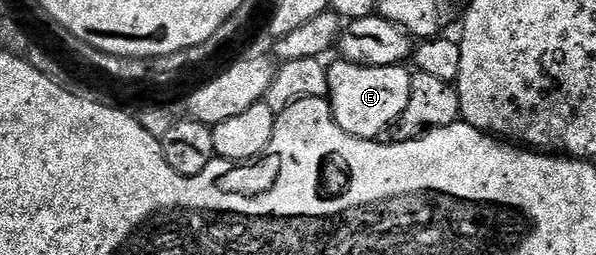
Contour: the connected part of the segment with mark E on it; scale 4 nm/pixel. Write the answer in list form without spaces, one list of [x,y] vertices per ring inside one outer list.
[[[336,60],[336,63],[327,67],[328,71],[328,94],[327,99],[332,108],[332,121],[355,138],[376,140],[387,131],[388,125],[397,122],[406,112],[406,103],[410,100],[410,84],[412,83],[413,71],[407,70],[407,65],[399,66],[359,66],[353,62]]]

